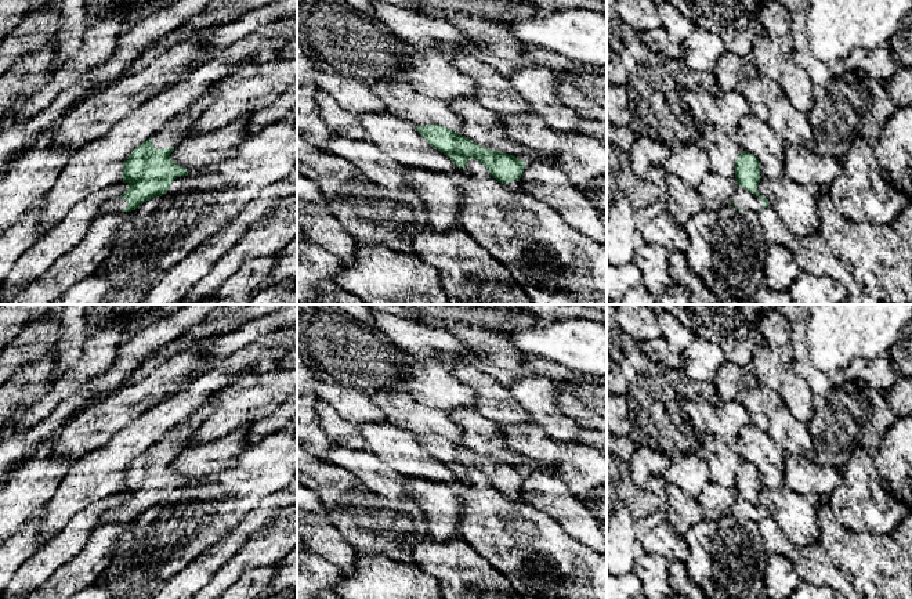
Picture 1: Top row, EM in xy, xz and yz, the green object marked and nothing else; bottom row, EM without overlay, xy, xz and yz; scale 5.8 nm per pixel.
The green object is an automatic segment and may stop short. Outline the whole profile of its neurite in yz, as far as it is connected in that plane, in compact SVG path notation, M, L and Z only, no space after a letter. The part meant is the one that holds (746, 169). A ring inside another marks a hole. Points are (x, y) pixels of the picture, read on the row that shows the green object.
M741 151L735 163L737 191L731 205L739 210L752 209L760 212L768 206L767 199L757 192L760 183L760 165L757 158L746 151Z

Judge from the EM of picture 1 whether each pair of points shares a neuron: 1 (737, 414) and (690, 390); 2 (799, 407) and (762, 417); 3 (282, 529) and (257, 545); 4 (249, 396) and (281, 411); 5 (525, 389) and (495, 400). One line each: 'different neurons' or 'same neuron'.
1: same neuron
2: different neurons
3: same neuron
4: different neurons
5: different neurons

